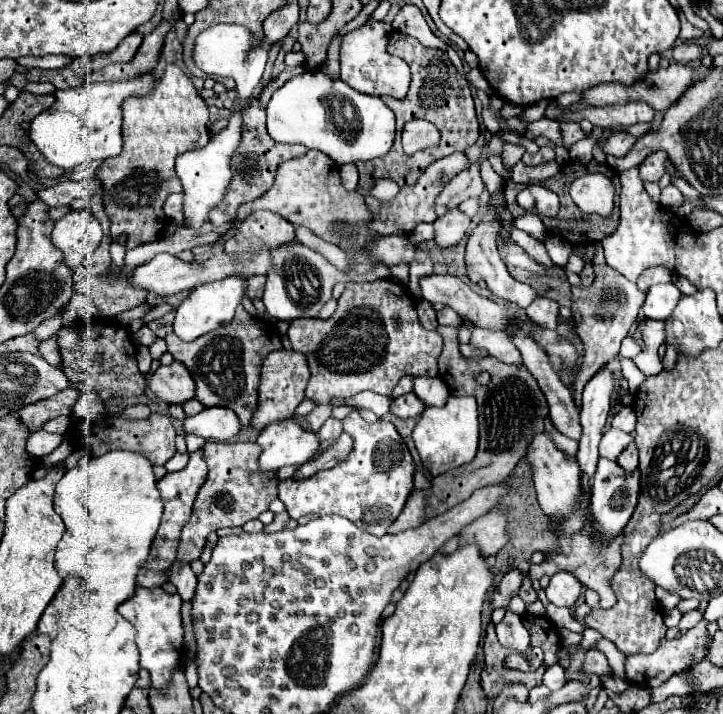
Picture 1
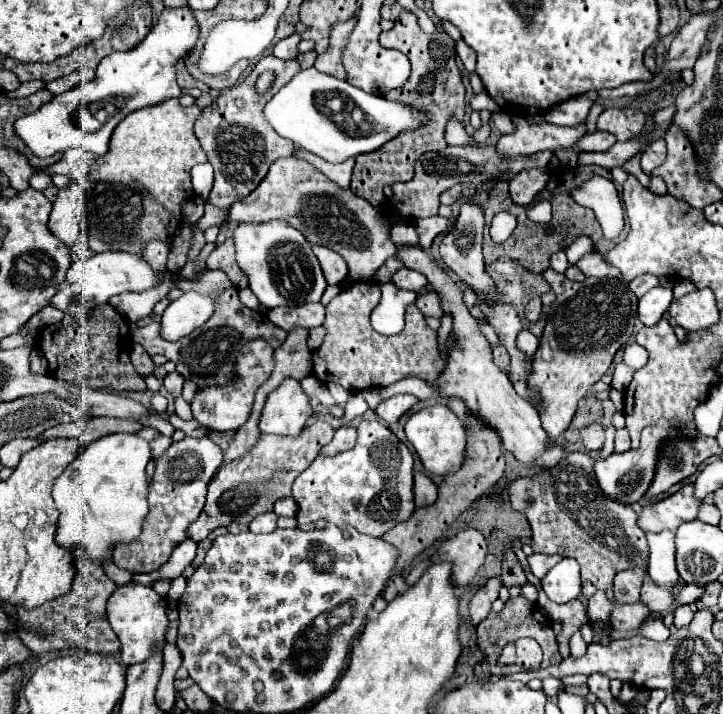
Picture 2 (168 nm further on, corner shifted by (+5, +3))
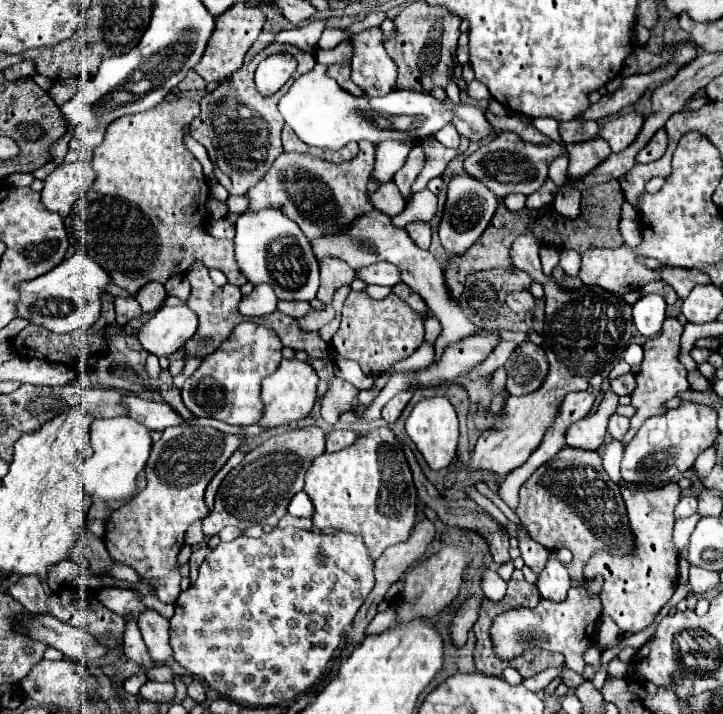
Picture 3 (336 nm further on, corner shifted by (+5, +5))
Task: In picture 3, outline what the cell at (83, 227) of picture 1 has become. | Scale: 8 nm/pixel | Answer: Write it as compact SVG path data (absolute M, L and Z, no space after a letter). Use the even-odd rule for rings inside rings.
M62 163L56 167L52 175L44 179L42 189L42 205L48 211L58 213L60 217L66 217L74 205L74 201L80 199L82 193L88 191L94 183L94 171L86 163Z

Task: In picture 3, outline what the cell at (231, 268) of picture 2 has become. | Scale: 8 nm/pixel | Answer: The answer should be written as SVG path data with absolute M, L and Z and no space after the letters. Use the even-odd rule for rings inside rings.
M182 97L176 101L164 101L144 113L124 115L110 123L102 145L94 149L92 157L96 181L80 203L74 203L70 215L64 219L70 245L74 245L76 251L92 255L112 275L112 281L130 293L136 293L148 281L166 283L168 277L186 273L194 261L220 269L228 283L236 287L246 283L244 275L240 275L234 263L234 241L214 239L204 231L208 221L208 183L204 181L200 161L184 145L186 129L198 117L198 113L200 105Z

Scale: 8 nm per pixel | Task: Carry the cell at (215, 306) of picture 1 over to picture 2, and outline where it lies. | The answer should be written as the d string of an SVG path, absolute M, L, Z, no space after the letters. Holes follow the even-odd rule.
M184 293L172 301L160 321L160 337L178 341L204 325L214 313L216 297L202 297L198 293Z

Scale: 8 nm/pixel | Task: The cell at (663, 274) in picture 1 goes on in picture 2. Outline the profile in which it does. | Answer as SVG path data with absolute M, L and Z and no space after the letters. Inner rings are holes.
M640 275L628 283L628 287L634 291L636 297L642 297L646 291L650 291L656 285L658 285L658 279L654 275Z

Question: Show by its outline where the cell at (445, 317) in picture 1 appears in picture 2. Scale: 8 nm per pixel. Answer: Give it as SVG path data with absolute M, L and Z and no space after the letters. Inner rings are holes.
M424 291L416 297L414 305L426 315L426 317L436 317L436 319L442 319L442 307L440 307L440 301L436 297L434 291Z

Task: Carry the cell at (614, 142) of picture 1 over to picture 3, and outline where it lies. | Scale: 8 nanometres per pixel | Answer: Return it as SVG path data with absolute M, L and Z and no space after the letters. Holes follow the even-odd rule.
M568 121L564 125L560 125L560 135L564 139L564 143L582 143L582 141L590 141L596 139L598 135L598 123L576 123L576 121Z

